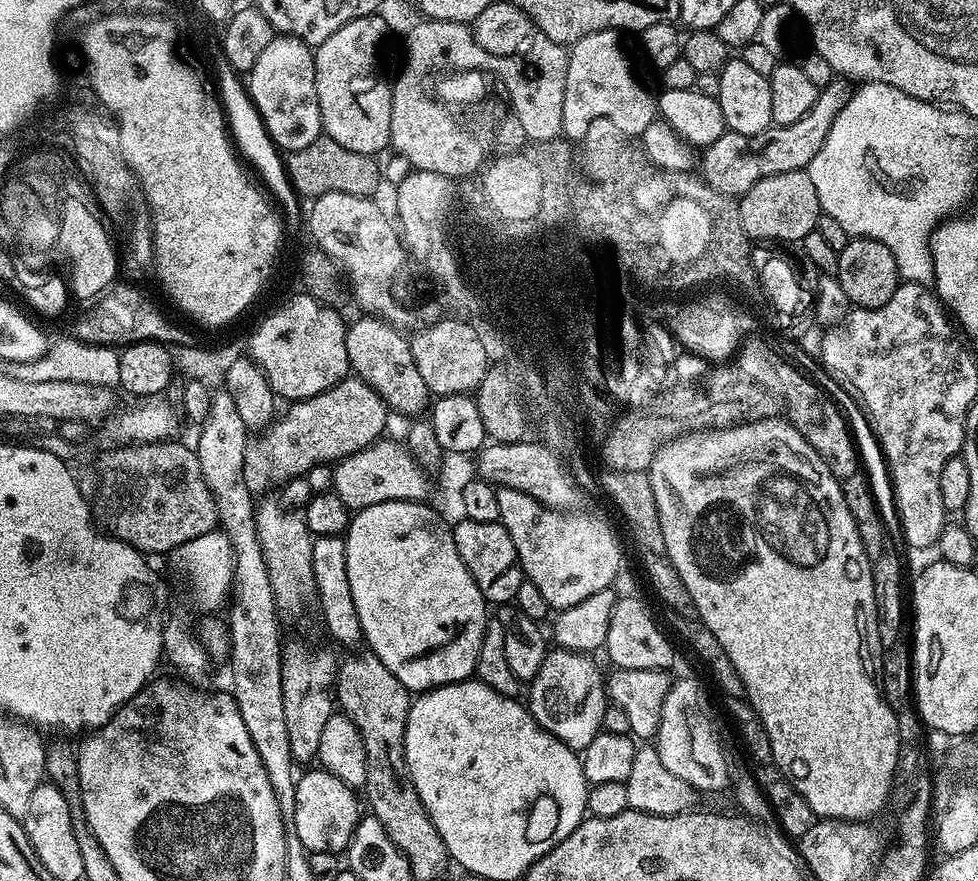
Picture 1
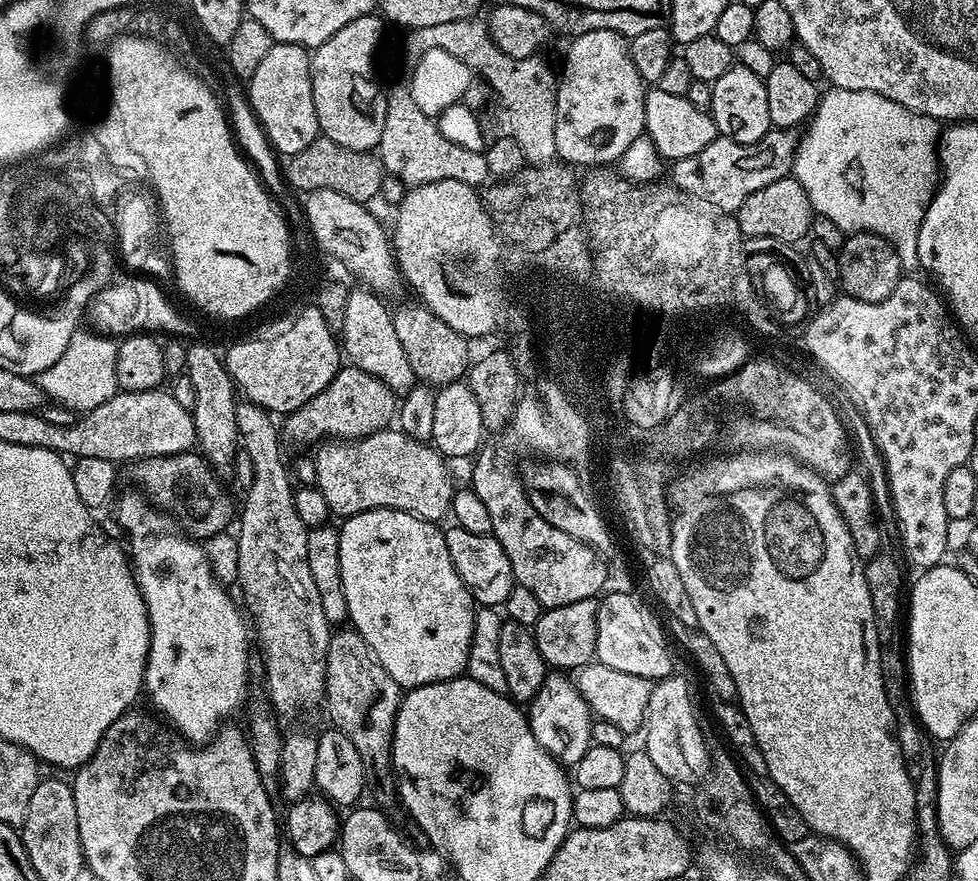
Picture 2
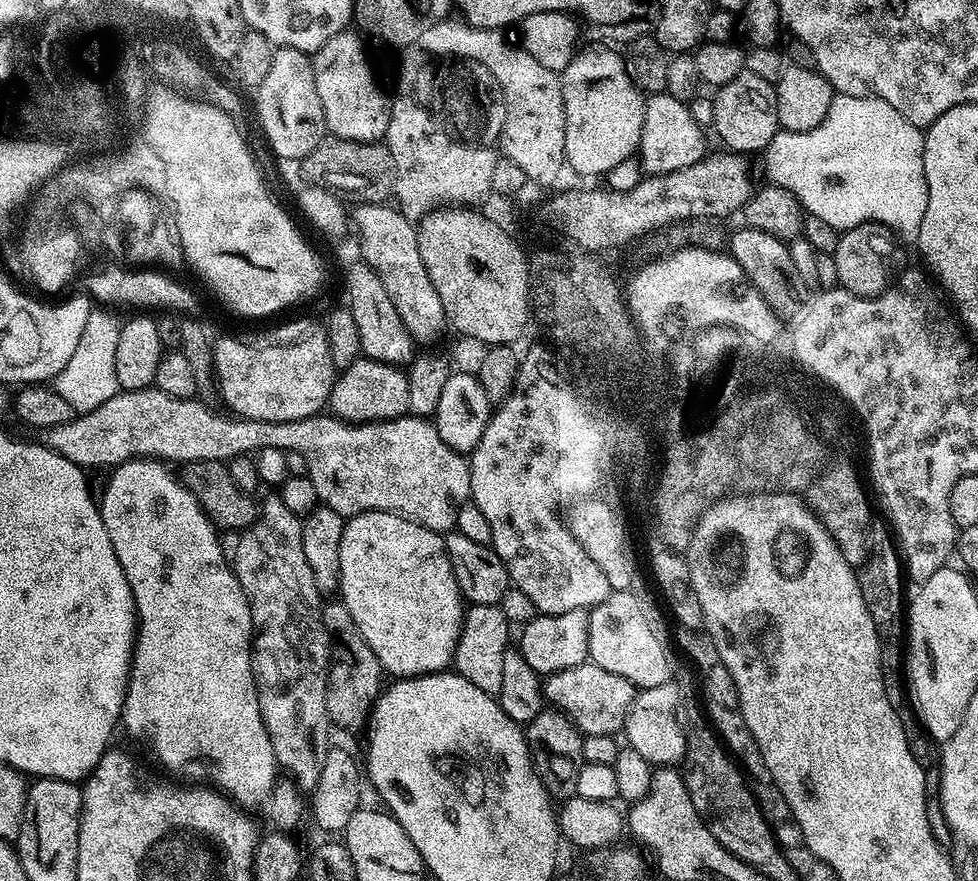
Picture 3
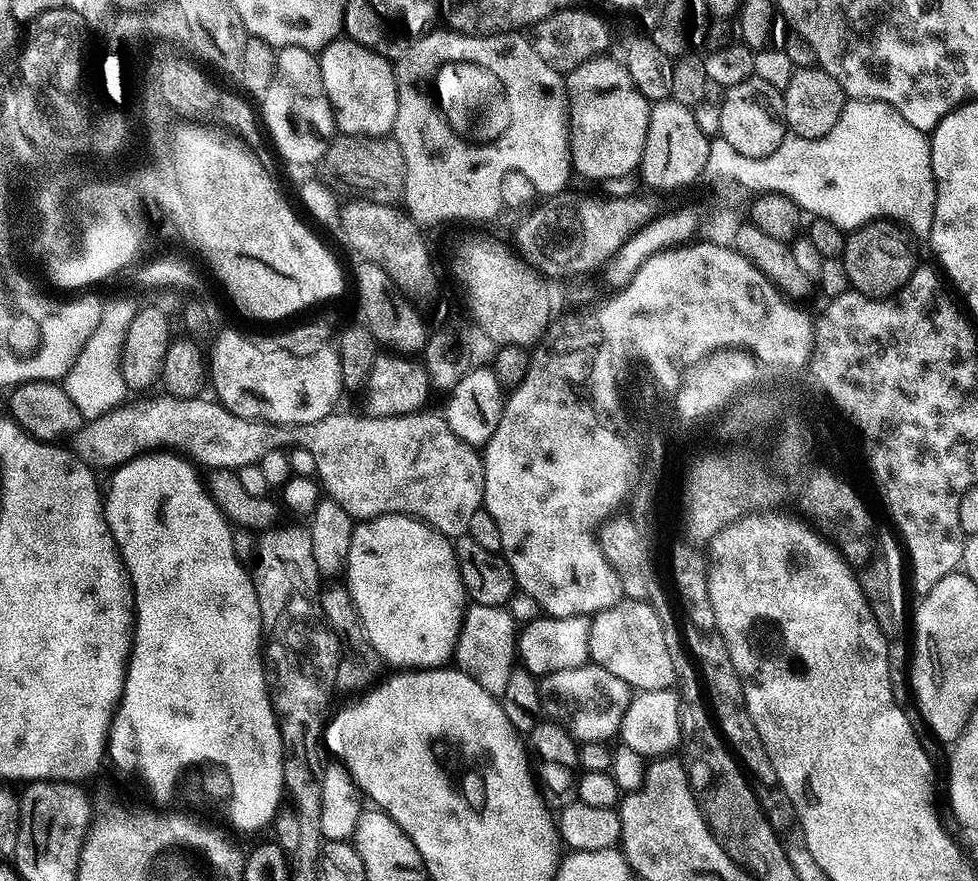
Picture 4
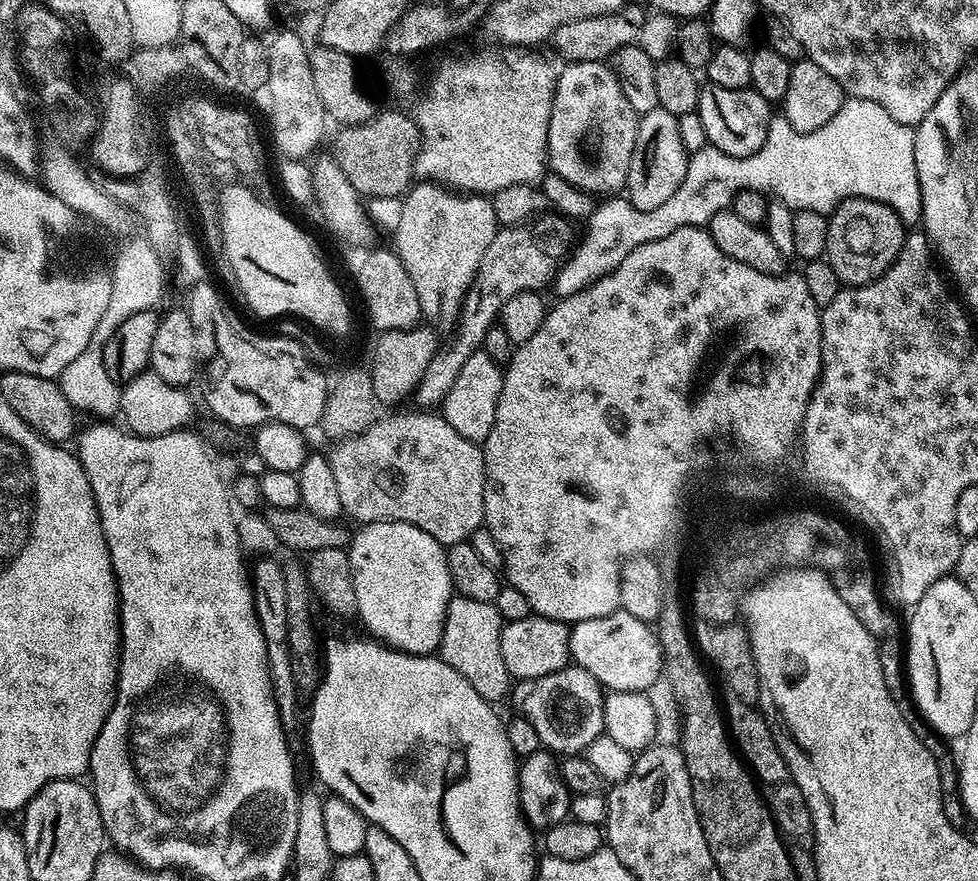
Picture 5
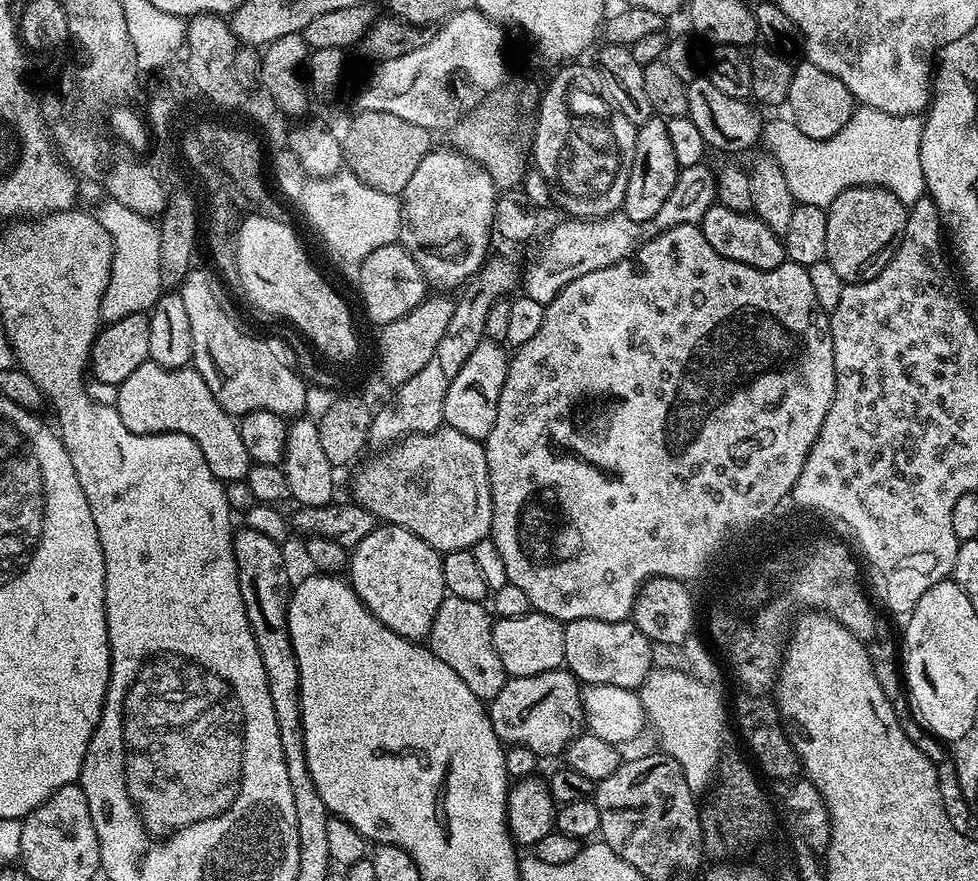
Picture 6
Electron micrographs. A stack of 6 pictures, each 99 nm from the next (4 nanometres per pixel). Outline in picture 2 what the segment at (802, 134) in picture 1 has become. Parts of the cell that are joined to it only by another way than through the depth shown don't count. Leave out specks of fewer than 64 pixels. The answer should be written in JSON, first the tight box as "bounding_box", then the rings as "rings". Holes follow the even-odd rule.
{"bounding_box":[671,128,798,214],"rings":[[[776,128],[758,138],[758,142],[749,144],[734,142],[730,138],[717,135],[716,139],[710,142],[710,146],[698,150],[698,154],[677,160],[671,165],[671,187],[701,205],[709,204],[709,209],[735,214],[742,202],[750,198],[750,194],[791,173],[798,143],[796,134],[791,128]]]}

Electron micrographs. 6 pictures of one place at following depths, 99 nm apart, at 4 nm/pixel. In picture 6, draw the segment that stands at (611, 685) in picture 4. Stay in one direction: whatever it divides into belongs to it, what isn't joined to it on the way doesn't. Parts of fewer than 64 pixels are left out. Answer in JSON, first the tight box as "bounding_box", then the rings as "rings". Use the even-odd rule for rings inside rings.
{"bounding_box":[487,670,586,758],"rings":[[[567,670],[505,679],[502,690],[498,690],[487,710],[501,744],[529,748],[537,758],[544,758],[551,752],[563,753],[586,724],[581,681]]]}

